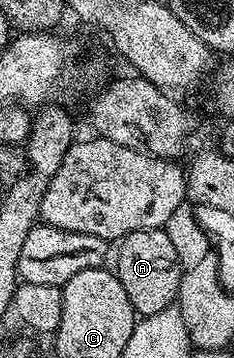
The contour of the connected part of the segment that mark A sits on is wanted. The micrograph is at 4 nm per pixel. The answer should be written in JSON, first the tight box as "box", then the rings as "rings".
{"box":[116,230,184,317],"rings":[[[166,230],[137,231],[125,235],[117,247],[116,274],[120,285],[124,285],[124,293],[128,293],[128,301],[132,301],[135,312],[145,317],[175,306],[184,268],[176,257],[172,241],[168,241]]]}

